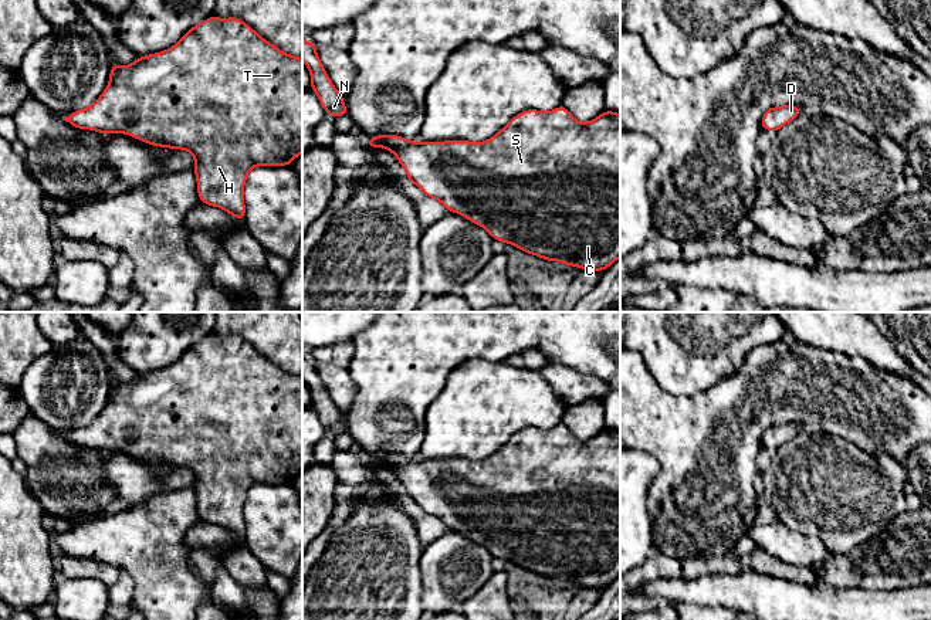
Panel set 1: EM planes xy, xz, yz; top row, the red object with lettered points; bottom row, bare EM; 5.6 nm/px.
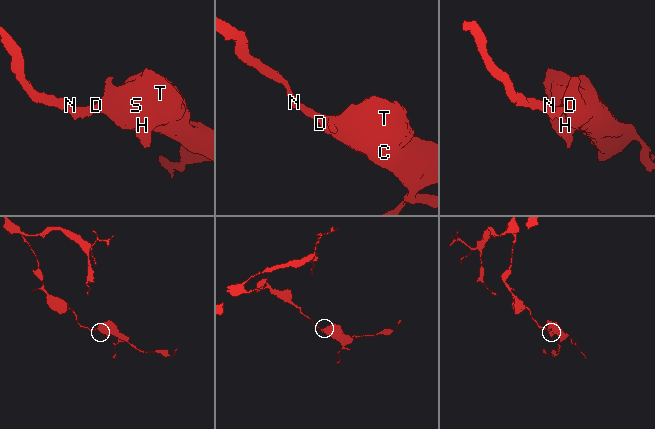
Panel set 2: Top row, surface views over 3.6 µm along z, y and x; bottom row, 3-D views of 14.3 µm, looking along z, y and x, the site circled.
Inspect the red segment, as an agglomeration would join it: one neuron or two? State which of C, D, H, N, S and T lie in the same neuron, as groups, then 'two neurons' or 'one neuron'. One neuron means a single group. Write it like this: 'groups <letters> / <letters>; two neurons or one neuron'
groups C D H N S T; one neuron

